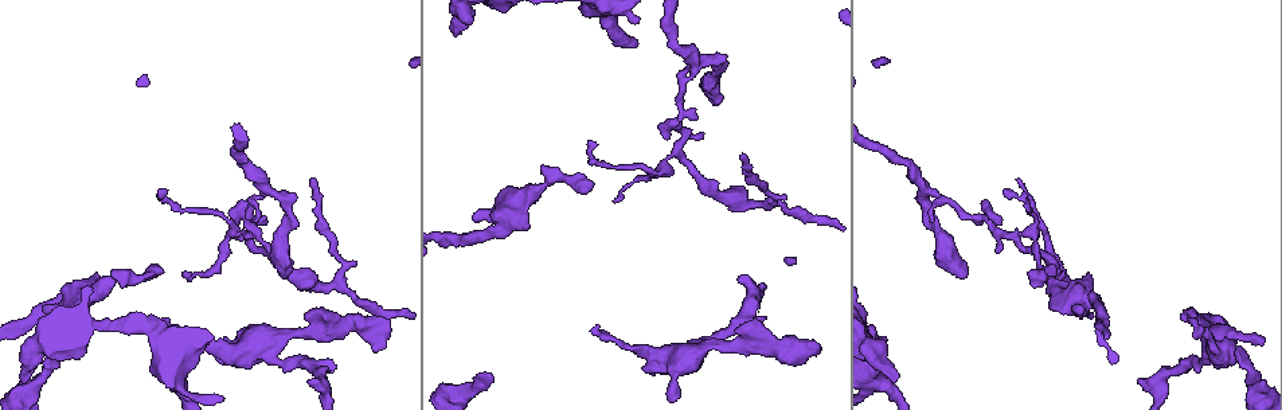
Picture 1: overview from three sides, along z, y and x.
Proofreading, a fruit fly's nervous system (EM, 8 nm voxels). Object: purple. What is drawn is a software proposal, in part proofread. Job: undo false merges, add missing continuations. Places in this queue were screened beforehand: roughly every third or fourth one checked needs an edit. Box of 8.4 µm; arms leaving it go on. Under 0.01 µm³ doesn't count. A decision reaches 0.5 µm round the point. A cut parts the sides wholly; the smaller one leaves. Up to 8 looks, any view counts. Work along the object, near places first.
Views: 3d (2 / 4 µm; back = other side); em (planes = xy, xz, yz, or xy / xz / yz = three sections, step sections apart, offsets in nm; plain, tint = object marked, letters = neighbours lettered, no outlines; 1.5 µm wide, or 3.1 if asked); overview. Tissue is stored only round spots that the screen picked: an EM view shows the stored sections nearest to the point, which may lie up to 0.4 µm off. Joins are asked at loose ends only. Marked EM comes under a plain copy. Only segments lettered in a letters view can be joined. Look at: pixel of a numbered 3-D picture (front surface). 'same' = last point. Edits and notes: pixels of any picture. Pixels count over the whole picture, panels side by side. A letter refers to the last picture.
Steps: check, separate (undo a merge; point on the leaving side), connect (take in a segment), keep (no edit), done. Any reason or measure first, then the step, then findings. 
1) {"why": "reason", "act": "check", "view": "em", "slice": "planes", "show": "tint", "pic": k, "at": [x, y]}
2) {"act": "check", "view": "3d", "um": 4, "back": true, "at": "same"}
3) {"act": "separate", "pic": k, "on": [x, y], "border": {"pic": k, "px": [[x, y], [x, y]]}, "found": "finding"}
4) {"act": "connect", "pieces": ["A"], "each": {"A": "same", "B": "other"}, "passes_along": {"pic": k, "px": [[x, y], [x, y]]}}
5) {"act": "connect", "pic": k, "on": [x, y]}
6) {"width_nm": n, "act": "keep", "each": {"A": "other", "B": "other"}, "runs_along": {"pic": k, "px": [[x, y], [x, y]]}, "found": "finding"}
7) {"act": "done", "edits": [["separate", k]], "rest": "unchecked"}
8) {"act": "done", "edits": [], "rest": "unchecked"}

{"why": "thin end", "act": "check", "view": "em", "slice": "xz", "step": 8, "show": "letters", "pic": 1, "at": [314, 177]}

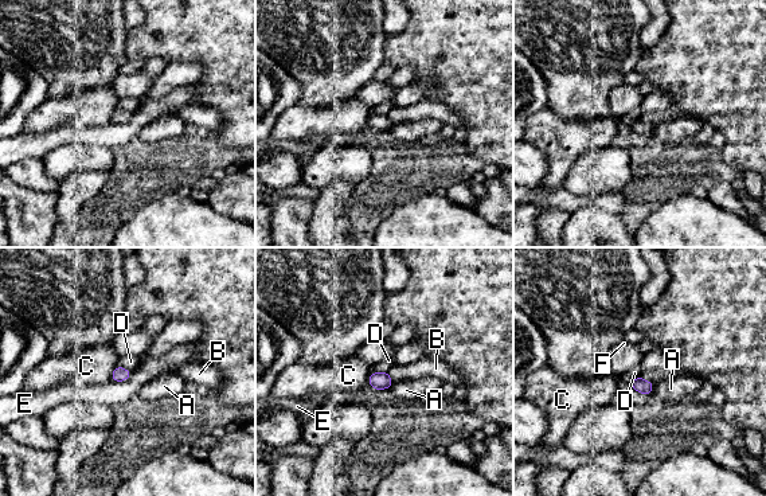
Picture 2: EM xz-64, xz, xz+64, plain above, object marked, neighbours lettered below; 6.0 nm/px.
{"act": "keep", "each": {"A": "other", "B": "other", "C": "other", "D": "other", "E": "other", "F": "other"}, "border": {"pic": 2, "px": [[387, 371], [374, 371], [371, 374]]}, "found": "none of them fits"}

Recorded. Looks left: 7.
{"why": "branch point", "act": "check", "view": "em", "slice": "yz", "step": 4, "show": "tint", "pic": 1, "at": [679, 153]}

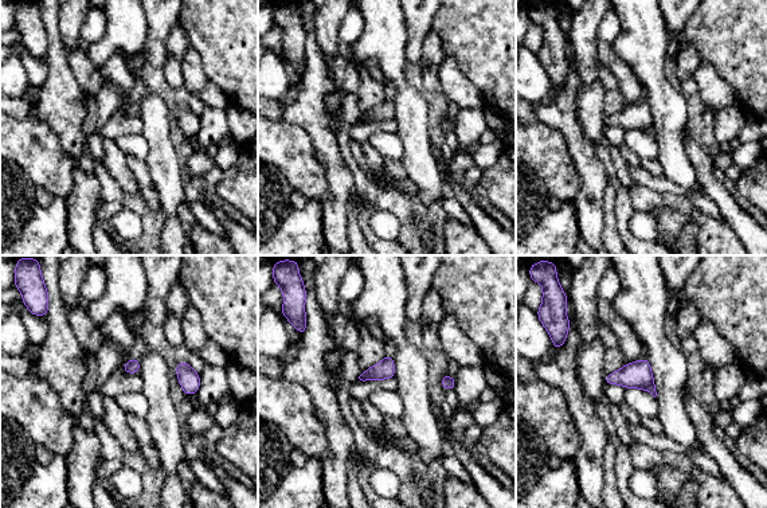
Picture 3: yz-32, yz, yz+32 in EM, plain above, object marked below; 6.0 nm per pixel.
{"act": "check", "view": "em", "slice": "planes", "show": "letters", "at": "same"}

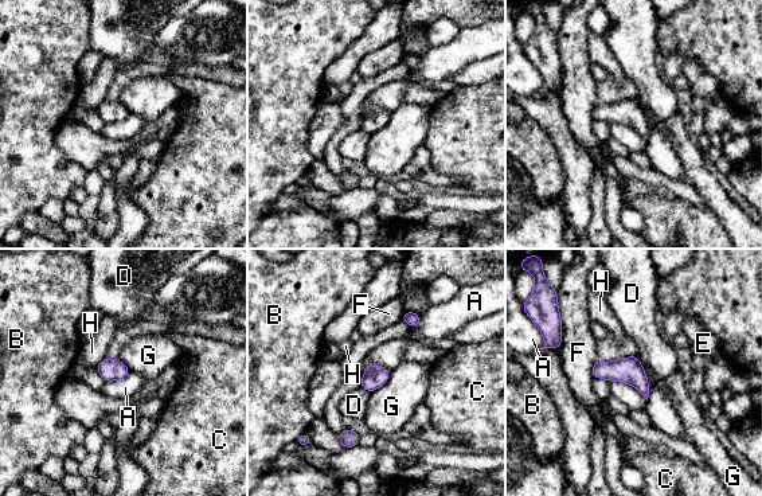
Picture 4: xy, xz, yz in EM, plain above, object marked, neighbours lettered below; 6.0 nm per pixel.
{"width_nm": 130, "act": "keep", "each": {"A": "other", "B": "other", "C": "other", "D": "other", "E": "other", "F": "other", "G": "other", "H": "other"}, "found": "one cell here"}

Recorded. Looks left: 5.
{"why": "three arms meet", "act": "check", "view": "em", "slice": "planes", "show": "letters", "pic": 1, "at": [929, 191]}

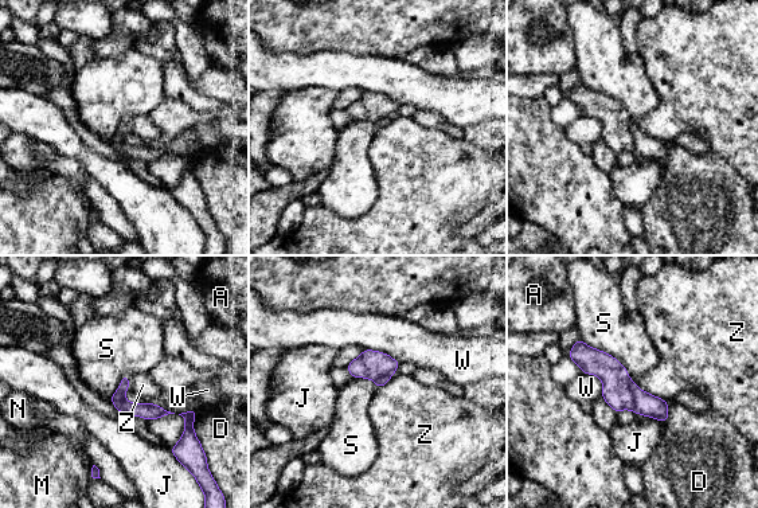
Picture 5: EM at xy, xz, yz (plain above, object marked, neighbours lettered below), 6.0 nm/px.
{"width_nm": 90, "longest_contact_nm": ["S", 440], "act": "separate", "pic": 5, "on": [647, 405], "each": {"A": "other", "D": "other", "J": "other", "M": "other", "N": "other", "S": "other", "W": "other", "Z": "other"}, "found": "two cells meet here"}

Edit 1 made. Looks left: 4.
{"act": "done", "edits": [["separate", 5]], "rest": "unchecked"}

